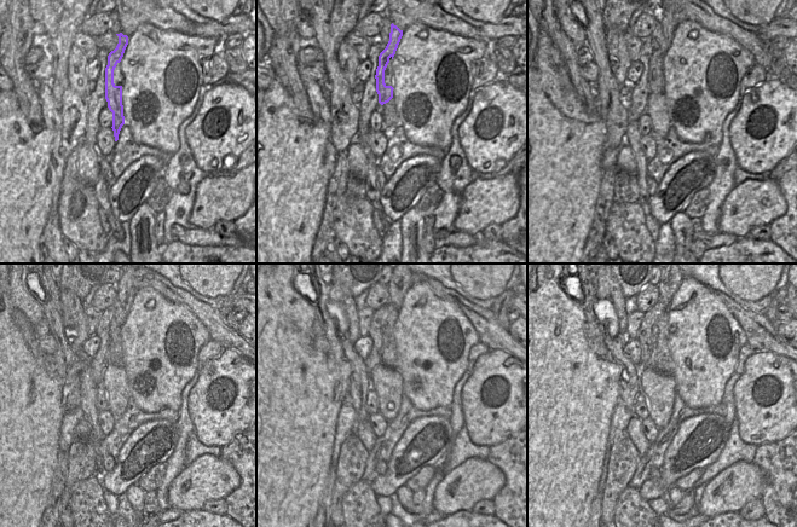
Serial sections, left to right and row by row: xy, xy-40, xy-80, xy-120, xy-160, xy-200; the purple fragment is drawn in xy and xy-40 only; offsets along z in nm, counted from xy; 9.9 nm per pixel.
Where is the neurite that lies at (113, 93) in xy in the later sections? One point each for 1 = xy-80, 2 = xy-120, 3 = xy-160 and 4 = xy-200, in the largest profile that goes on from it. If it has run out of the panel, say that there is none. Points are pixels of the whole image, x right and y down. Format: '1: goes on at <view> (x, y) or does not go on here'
1: goes on at xy-80 (668, 27)
2: goes on at xy-120 (125, 288)
3: goes on at xy-160 (397, 288)
4: goes on at xy-200 (668, 288)

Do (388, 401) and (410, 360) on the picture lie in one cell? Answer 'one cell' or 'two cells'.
two cells

